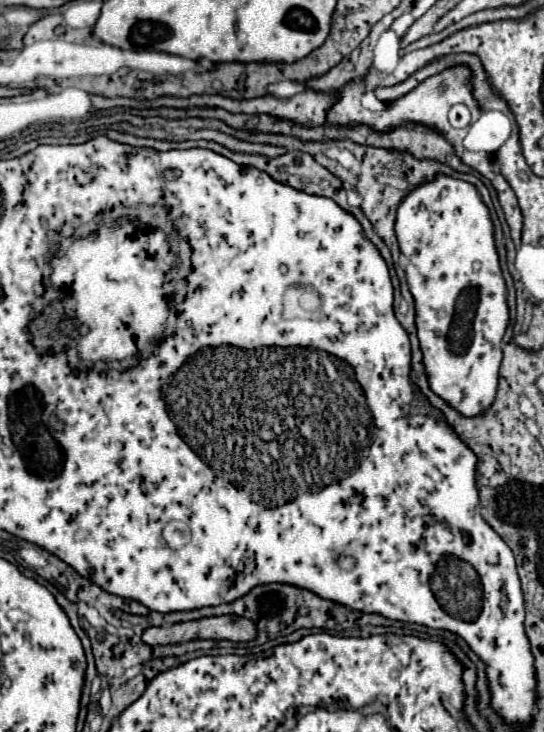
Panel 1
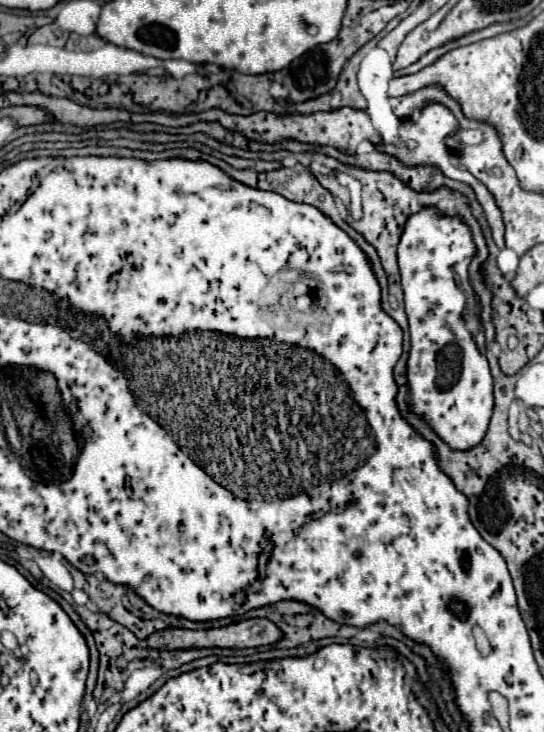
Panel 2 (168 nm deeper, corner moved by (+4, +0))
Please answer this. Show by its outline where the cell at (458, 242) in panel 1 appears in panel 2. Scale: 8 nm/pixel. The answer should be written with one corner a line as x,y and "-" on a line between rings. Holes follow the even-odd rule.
432,207
408,217
398,245
398,263
412,341
406,361
406,379
410,387
408,405
410,411
422,417
450,449
474,449
474,445
486,435
494,405
492,375
482,349
484,329
480,325
480,301
468,283
468,265
474,251
476,247
470,229
460,219
440,217

